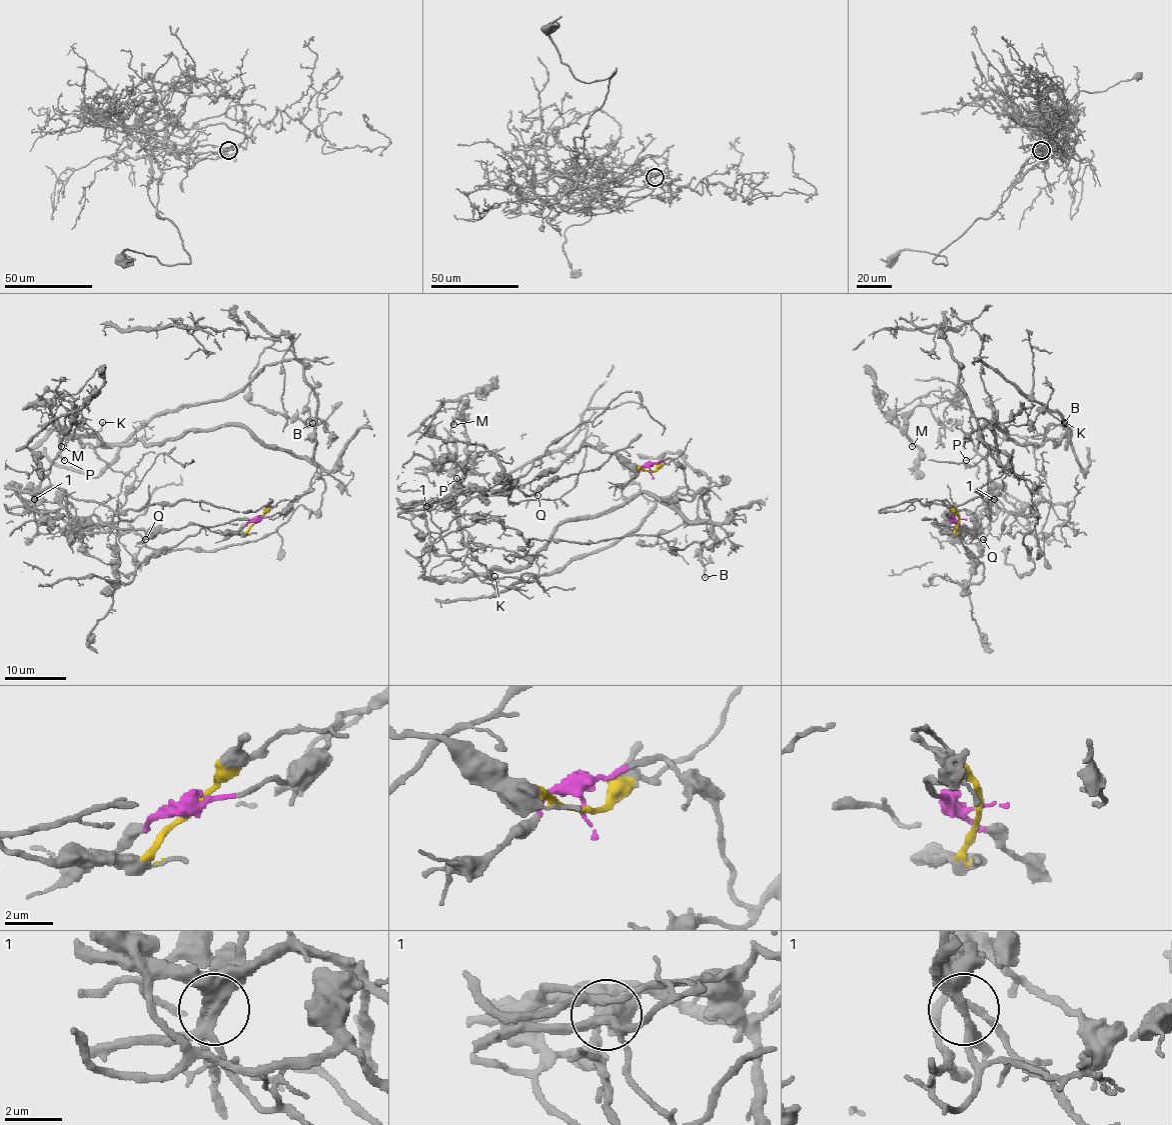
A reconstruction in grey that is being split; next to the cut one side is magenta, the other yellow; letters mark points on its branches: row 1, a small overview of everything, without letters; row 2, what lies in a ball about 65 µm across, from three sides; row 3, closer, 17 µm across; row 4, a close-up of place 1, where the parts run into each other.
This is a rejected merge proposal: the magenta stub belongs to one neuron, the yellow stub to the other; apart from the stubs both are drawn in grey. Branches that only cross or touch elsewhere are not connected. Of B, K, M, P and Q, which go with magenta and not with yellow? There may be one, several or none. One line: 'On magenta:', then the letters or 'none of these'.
On magenta: B, K

